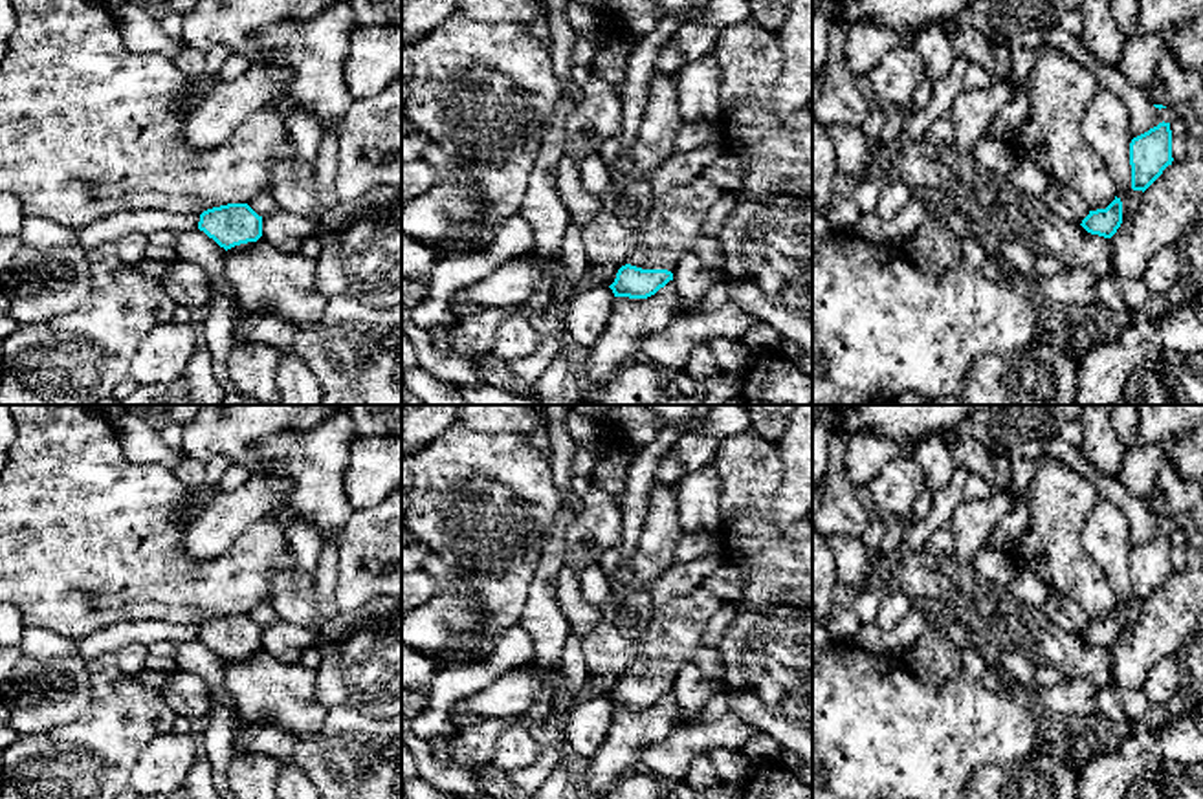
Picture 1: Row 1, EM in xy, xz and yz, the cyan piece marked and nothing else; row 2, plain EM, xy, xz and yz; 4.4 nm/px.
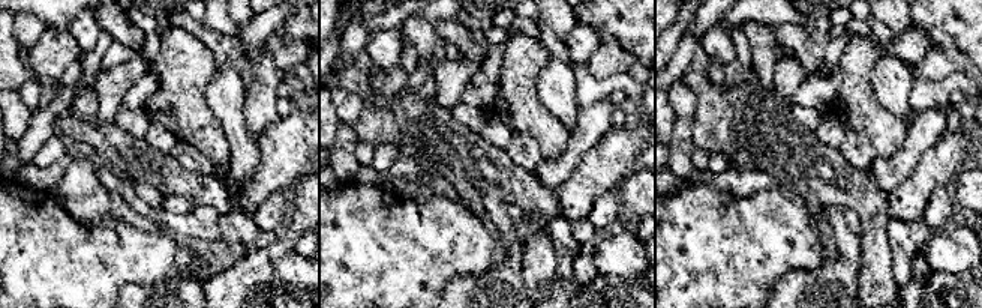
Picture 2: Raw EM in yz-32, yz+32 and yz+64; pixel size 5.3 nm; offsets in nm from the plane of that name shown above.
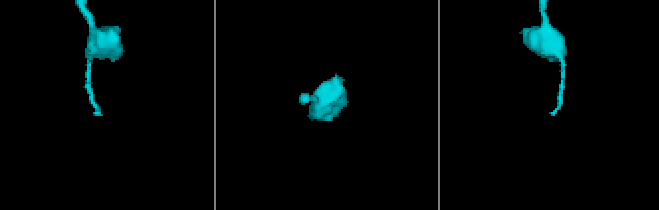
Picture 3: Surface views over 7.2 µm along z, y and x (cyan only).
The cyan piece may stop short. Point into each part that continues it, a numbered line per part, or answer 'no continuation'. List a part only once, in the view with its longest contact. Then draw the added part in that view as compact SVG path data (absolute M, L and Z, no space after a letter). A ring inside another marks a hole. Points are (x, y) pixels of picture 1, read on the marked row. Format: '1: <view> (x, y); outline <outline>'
1: xz (675, 220); outline M697 176L686 185L655 196L640 244L627 264L673 273L679 260L693 251L704 218L723 192L710 180Z

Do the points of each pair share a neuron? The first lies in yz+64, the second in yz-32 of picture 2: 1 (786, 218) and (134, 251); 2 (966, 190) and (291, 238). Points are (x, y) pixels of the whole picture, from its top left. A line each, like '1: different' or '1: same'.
1: same
2: same

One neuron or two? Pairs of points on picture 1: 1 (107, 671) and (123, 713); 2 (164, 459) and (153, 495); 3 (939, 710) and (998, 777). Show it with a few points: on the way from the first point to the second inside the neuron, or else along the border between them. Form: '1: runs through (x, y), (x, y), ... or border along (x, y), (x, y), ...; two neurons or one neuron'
1: border along (123, 673), (109, 688), (92, 693), (83, 715); two neurons
2: border along (121, 449), (132, 460), (154, 462), (171, 471); two neurons
3: border along (1029, 757), (1020, 763), (982, 765), (971, 779); two neurons

